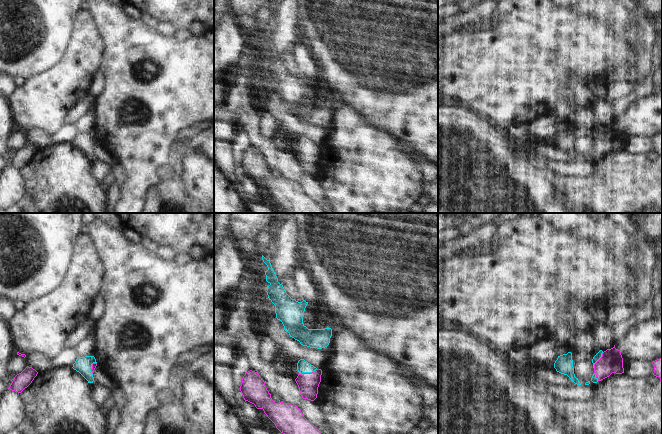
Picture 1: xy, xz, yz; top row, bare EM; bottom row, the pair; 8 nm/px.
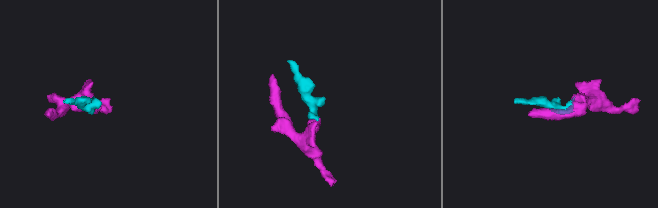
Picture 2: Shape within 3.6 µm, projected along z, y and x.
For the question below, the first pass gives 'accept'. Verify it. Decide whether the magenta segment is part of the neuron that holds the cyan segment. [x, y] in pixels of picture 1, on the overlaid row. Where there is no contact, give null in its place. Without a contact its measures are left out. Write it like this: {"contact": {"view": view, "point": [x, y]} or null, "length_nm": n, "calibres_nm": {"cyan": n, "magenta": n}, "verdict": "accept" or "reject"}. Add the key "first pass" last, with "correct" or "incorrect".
{"contact": {"view": "xz", "point": [307, 372]}, "length_nm": 150, "calibres_nm": {"cyan": 100, "magenta": 170}, "verdict": "accept", "first pass": "correct"}

